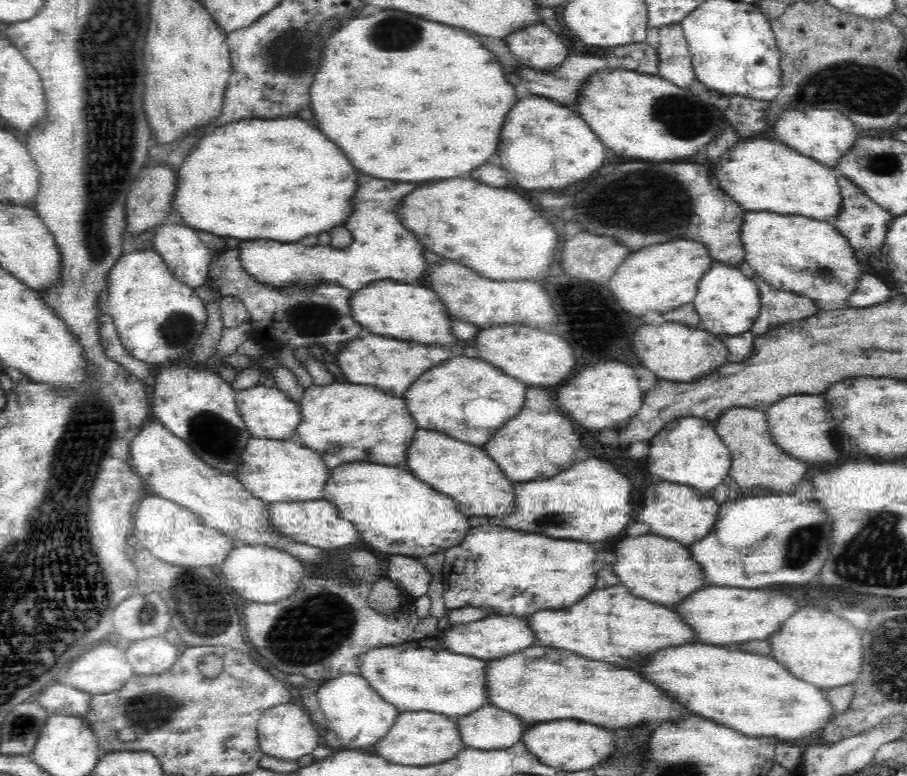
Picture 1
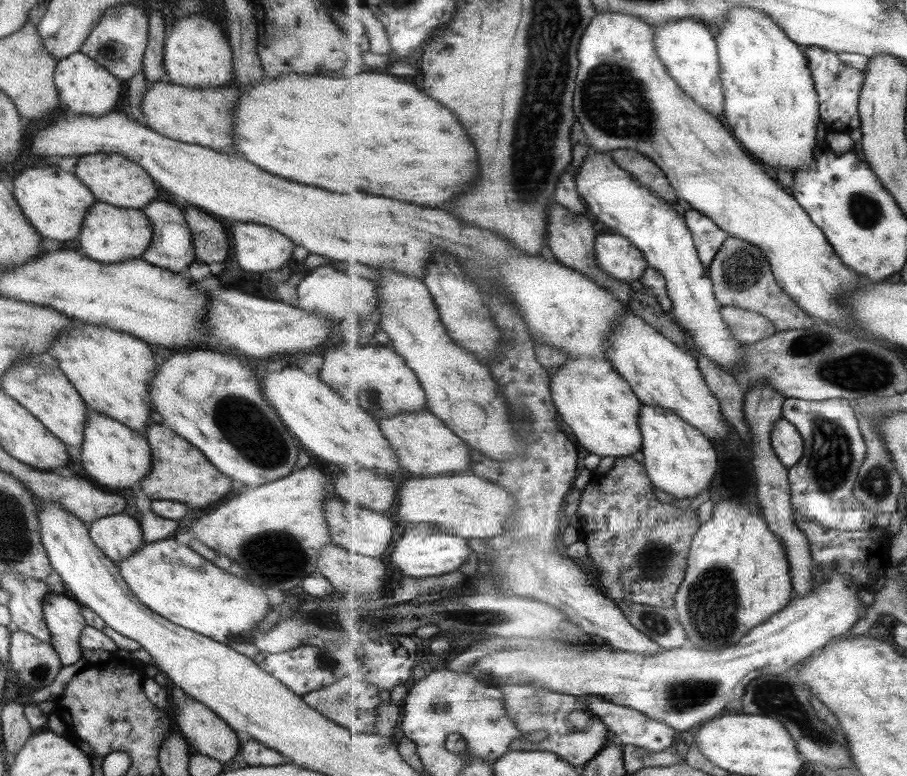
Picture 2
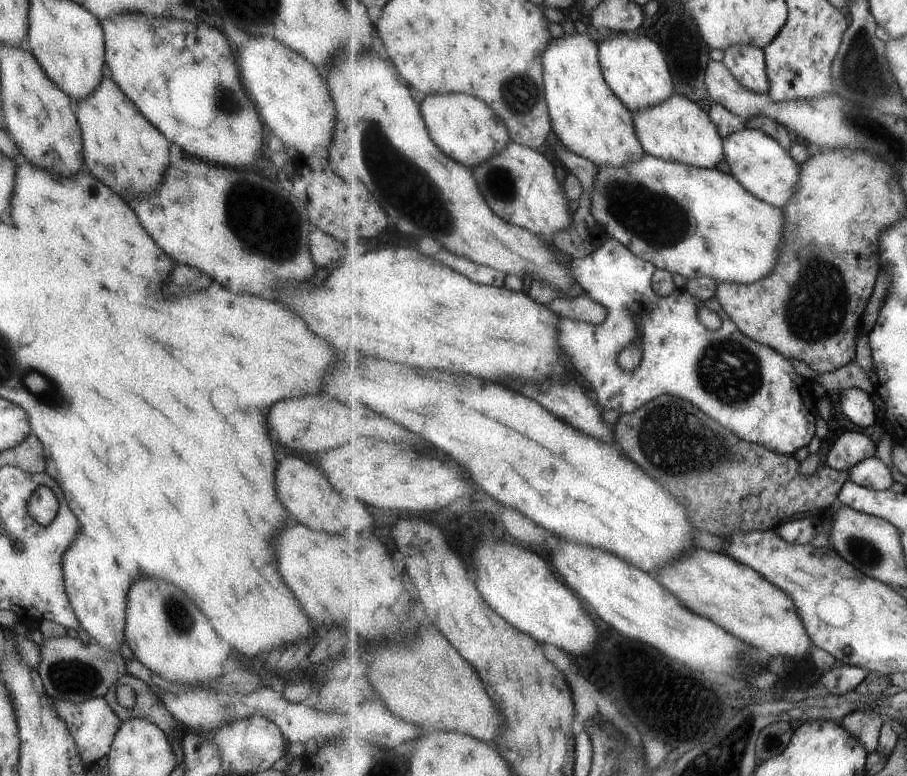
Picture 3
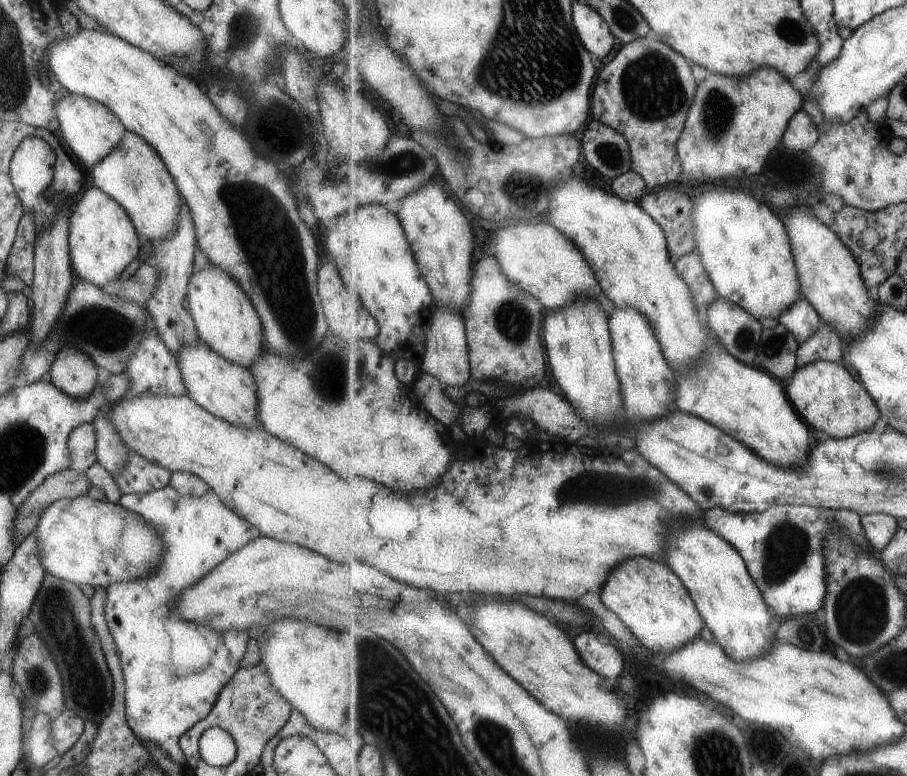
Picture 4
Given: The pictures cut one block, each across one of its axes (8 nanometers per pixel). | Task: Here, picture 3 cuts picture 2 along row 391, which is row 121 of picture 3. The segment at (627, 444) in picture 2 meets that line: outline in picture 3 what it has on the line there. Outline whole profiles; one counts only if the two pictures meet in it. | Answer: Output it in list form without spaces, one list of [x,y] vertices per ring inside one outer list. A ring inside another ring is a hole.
[[[587,33],[565,34],[552,40],[544,54],[547,97],[553,118],[554,134],[574,154],[604,166],[624,166],[638,160],[648,150],[642,146],[633,112],[612,90],[604,74],[601,48]]]

